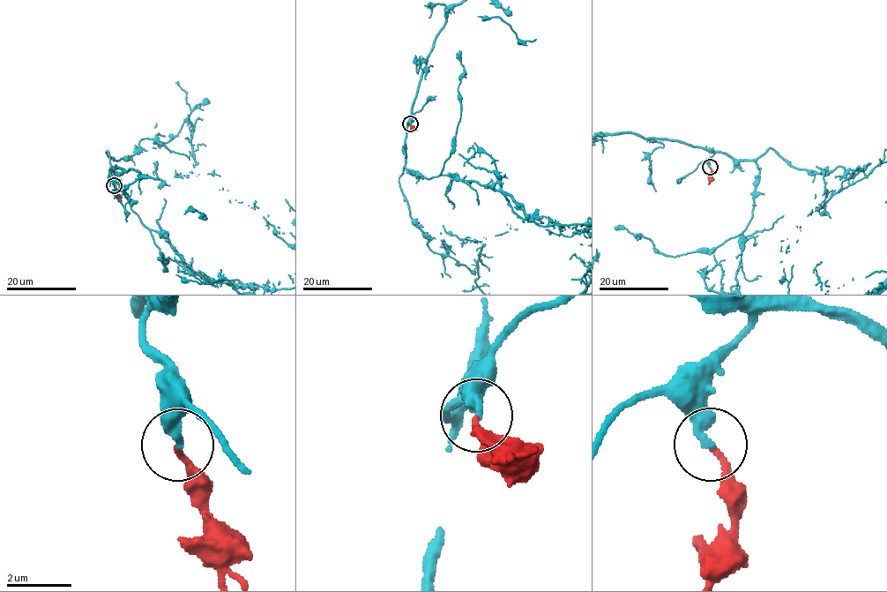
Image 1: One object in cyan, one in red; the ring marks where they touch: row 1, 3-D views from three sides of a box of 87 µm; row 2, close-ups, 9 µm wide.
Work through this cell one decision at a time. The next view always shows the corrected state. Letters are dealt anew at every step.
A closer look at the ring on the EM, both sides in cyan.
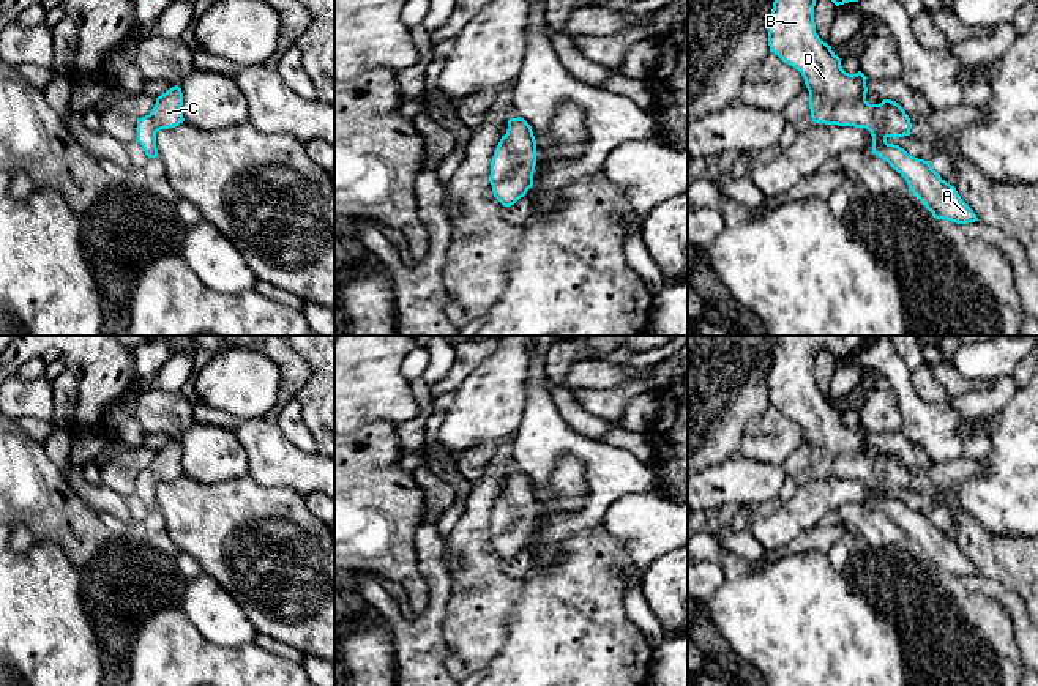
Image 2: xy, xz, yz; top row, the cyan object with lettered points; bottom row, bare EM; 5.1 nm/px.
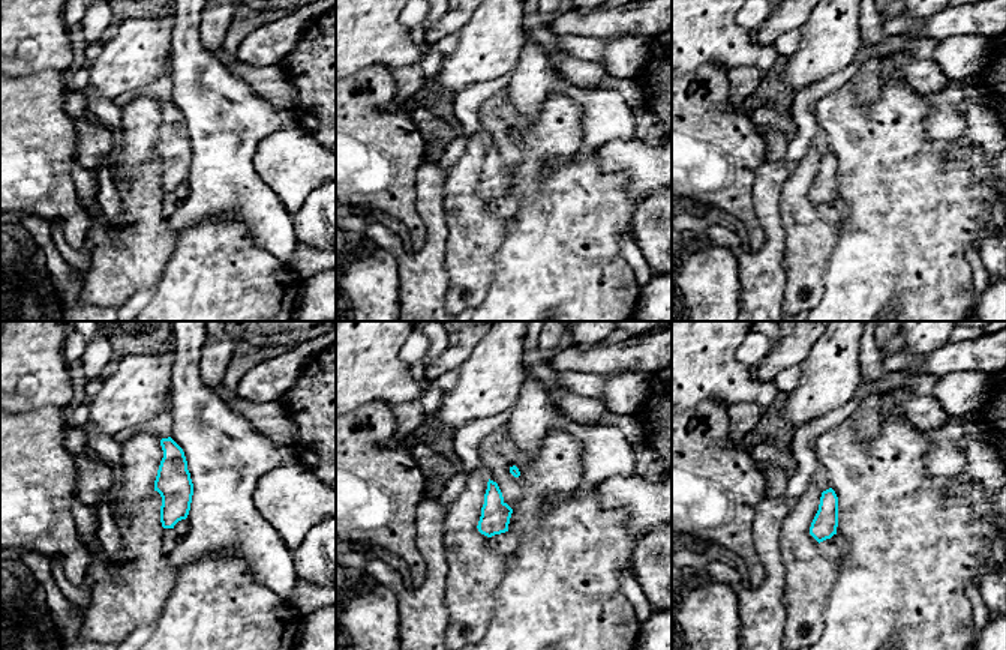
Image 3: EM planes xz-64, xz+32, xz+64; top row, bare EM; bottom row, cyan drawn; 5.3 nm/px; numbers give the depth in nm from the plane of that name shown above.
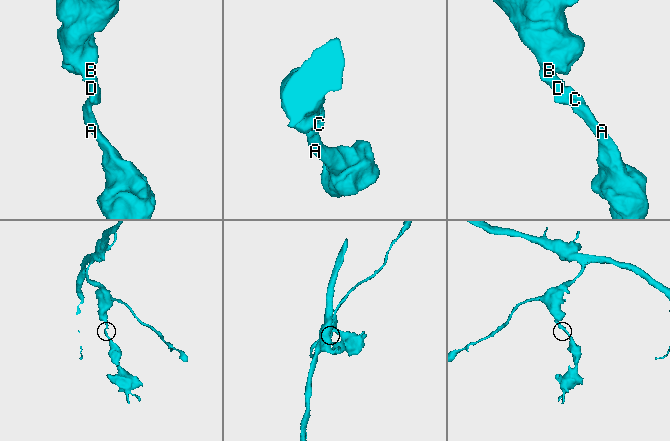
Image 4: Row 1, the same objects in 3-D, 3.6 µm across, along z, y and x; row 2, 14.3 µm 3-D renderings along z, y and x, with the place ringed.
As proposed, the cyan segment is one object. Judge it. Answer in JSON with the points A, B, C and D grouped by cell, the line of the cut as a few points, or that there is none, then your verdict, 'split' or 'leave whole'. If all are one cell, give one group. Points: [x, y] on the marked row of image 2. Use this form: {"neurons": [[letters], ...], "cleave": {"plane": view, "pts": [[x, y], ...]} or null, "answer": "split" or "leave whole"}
{"neurons": [["A", "B", "C", "D"]], "cleave": null, "answer": "leave whole"}

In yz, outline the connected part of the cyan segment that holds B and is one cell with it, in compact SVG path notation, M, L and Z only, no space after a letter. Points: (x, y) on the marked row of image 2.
M775 0L767 27L770 52L805 79L812 121L866 128L872 136L872 153L905 178L912 194L935 219L956 224L980 221L929 161L887 142L888 137L910 136L909 115L896 101L866 101L868 77L861 71L849 74L842 69L841 58L816 33L814 6L816 0Z

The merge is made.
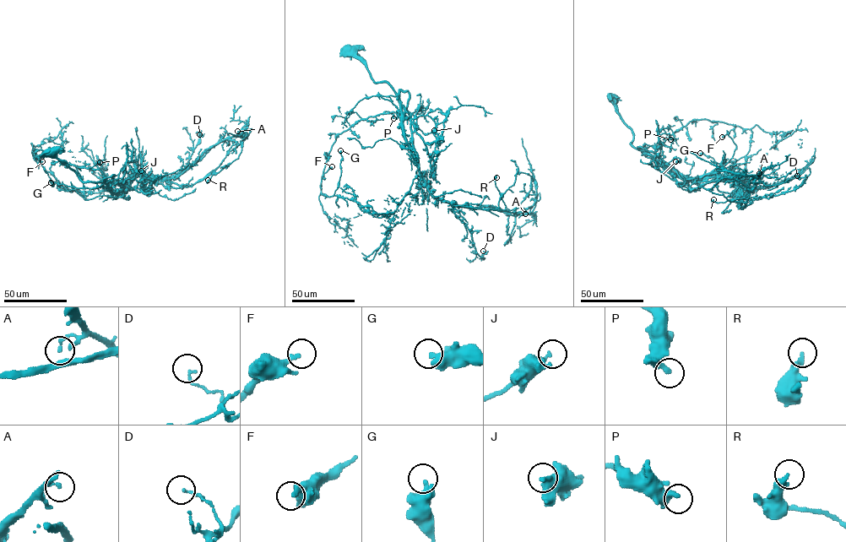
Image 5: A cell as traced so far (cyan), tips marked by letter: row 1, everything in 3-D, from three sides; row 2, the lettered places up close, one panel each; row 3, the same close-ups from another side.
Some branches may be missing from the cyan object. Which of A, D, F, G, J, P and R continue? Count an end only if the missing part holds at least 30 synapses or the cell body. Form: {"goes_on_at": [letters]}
{"goes_on_at": []}

